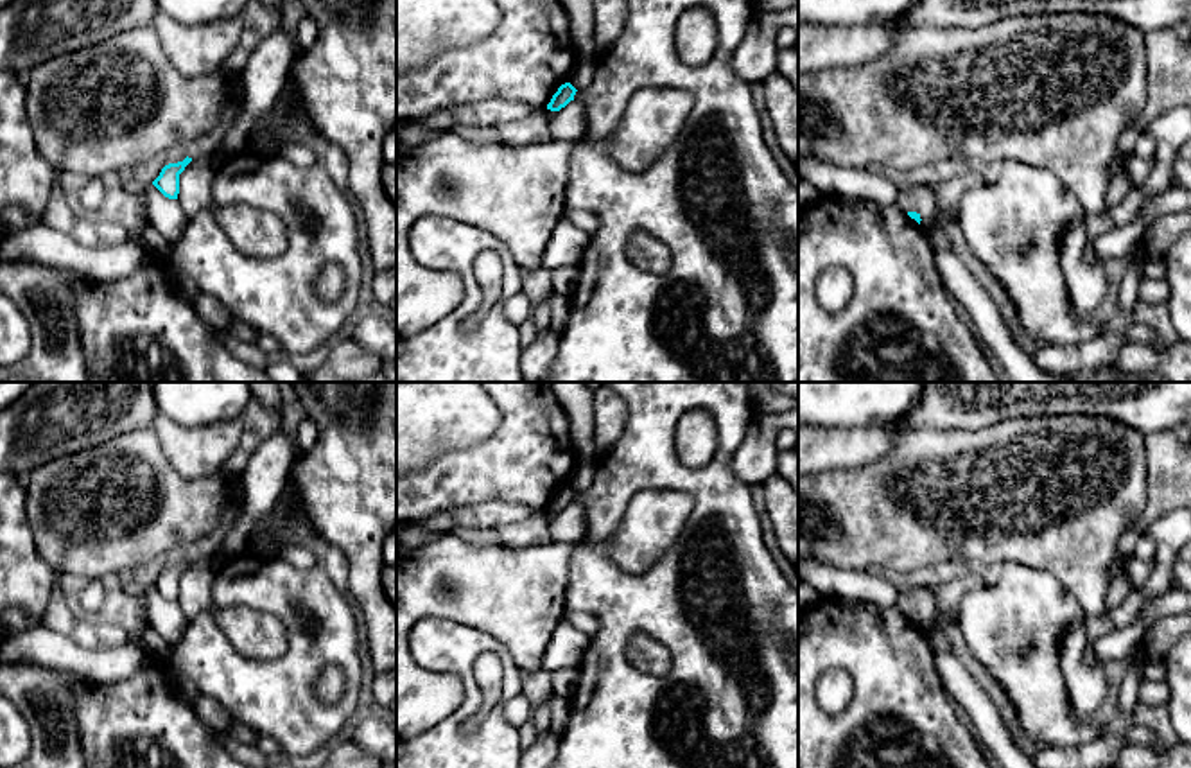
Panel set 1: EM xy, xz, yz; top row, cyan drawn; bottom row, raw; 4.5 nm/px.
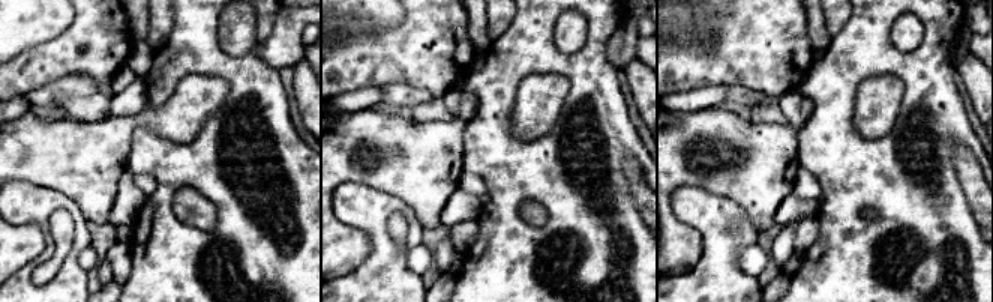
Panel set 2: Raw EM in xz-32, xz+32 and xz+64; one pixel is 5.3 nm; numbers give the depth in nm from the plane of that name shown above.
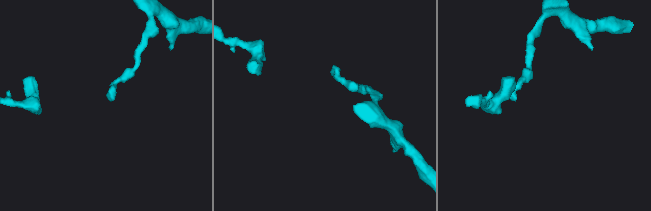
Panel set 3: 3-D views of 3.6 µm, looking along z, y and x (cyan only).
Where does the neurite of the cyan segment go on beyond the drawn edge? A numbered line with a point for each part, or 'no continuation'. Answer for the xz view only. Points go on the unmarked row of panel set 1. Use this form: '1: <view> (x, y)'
no continuation

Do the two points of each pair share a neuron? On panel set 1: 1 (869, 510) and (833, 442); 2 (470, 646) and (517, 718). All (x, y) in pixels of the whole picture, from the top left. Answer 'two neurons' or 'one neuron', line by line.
1: two neurons
2: two neurons

